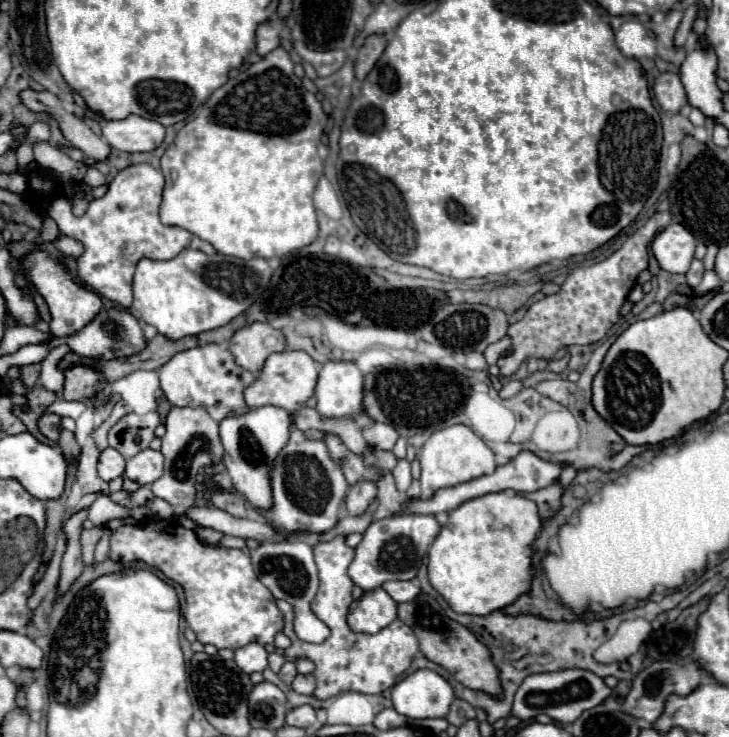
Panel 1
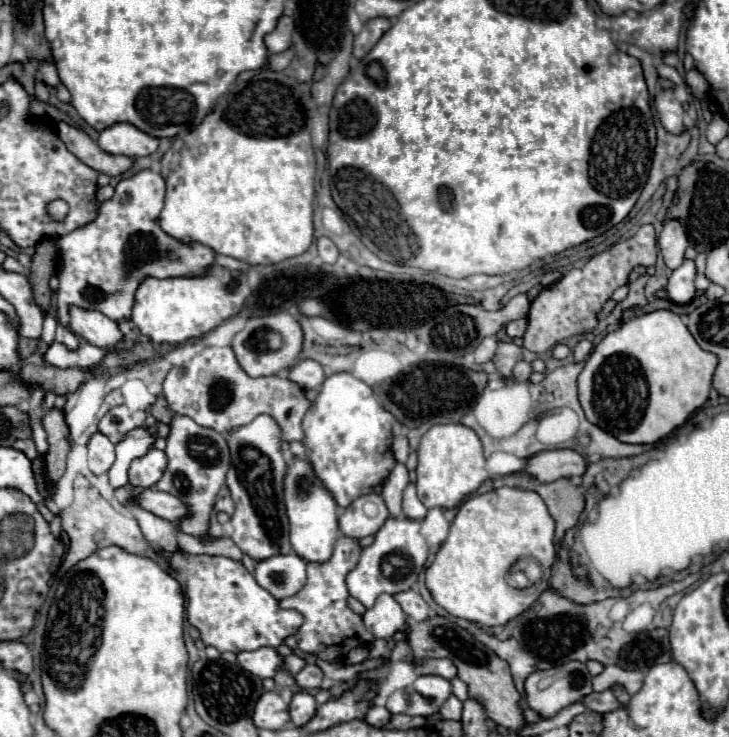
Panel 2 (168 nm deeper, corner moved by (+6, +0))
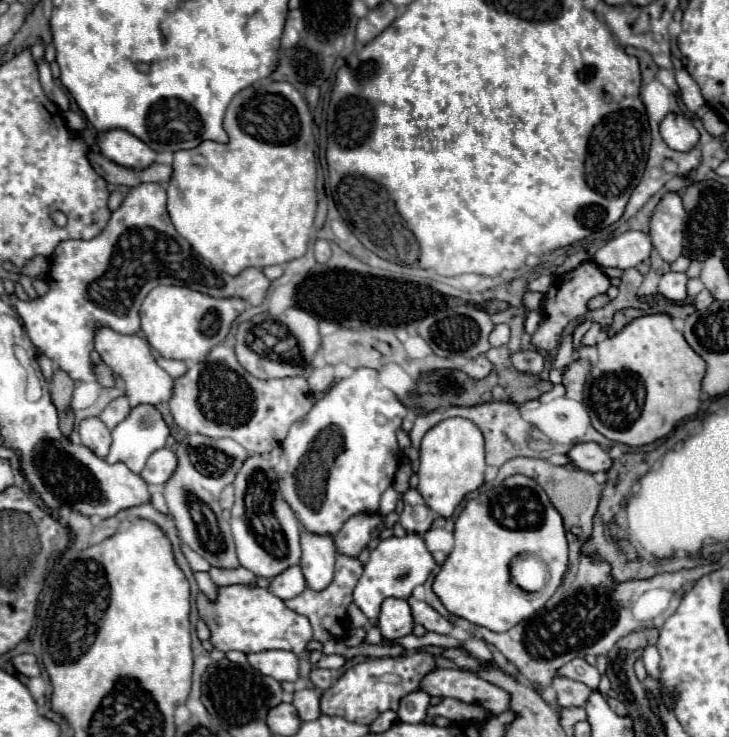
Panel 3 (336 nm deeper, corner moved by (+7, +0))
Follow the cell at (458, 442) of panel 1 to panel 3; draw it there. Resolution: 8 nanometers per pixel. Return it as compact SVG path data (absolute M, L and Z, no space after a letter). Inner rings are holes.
M453 417L431 427L421 441L421 467L417 471L419 485L425 503L441 517L451 517L461 499L479 489L485 477L485 453L483 437L475 423L469 419Z

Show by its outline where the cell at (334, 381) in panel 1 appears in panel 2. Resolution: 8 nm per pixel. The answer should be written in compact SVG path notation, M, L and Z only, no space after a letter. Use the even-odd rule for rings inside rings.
M334 373L324 381L318 397L302 419L302 431L306 435L302 445L310 451L308 461L314 475L342 509L354 499L374 493L374 487L388 479L396 465L392 455L394 421L394 415L378 403L372 387L352 373Z

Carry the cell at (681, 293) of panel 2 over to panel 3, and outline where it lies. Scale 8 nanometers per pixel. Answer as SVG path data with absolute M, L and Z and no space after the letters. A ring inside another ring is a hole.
M665 273L659 281L659 293L665 295L669 301L681 303L687 299L687 275L685 273Z

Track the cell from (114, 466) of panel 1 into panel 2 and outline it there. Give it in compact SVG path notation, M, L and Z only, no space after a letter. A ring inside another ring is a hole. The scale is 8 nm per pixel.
M96 431L88 441L88 467L94 475L106 473L114 463L114 443Z

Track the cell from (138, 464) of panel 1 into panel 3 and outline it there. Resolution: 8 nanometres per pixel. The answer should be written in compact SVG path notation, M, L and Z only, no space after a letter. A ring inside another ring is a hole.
M163 447L159 451L155 451L149 459L147 459L147 465L145 469L141 471L141 477L149 483L149 485L163 485L169 475L173 475L177 467L177 457L171 449Z

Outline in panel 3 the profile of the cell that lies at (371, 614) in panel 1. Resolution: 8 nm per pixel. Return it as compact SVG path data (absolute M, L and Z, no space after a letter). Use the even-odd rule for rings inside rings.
M385 599L381 603L381 615L377 619L377 627L385 639L397 639L409 635L413 629L411 609L405 599Z

